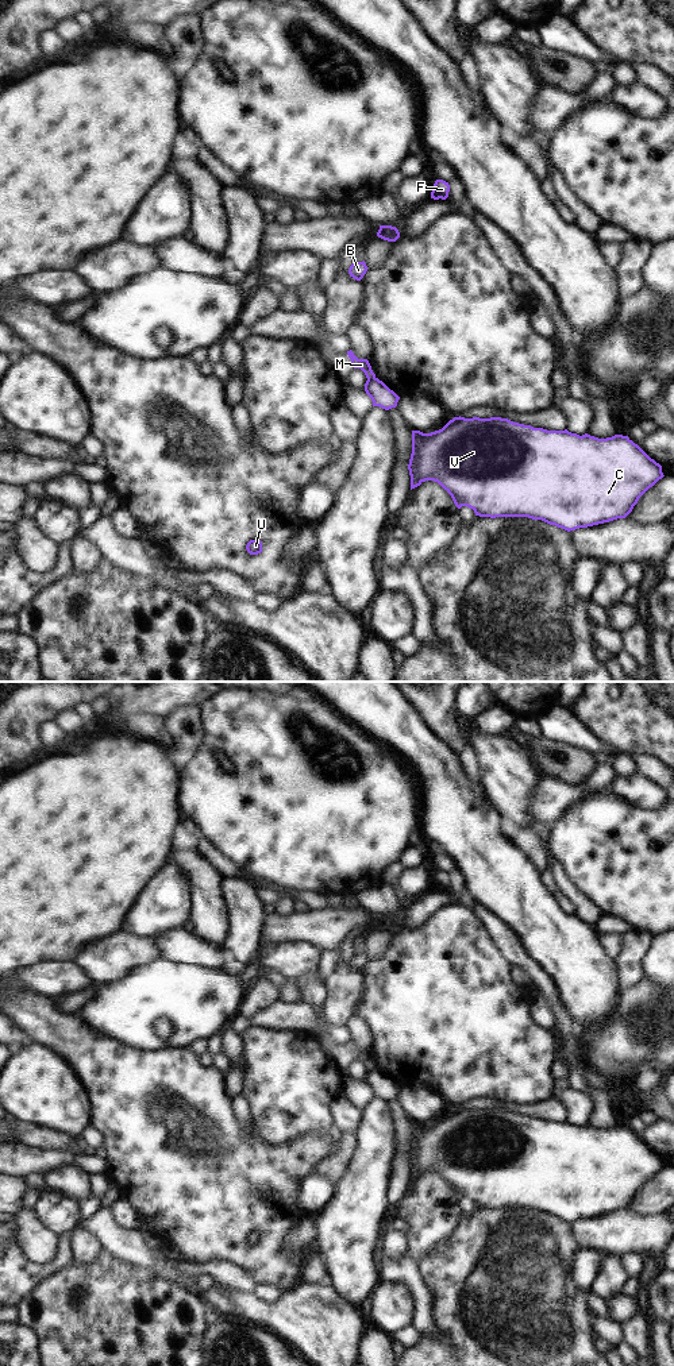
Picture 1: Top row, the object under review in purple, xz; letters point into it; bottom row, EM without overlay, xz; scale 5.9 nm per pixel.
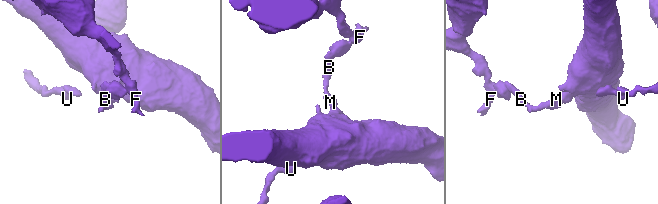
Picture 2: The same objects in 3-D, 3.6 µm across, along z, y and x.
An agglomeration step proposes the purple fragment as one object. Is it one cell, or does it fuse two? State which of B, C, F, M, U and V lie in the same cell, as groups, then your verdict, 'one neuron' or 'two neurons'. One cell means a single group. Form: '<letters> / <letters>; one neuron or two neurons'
B F M U / C V; two neurons

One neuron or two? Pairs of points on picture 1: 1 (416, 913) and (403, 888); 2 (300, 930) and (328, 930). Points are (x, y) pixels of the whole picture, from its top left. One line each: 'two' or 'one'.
1: two
2: one

